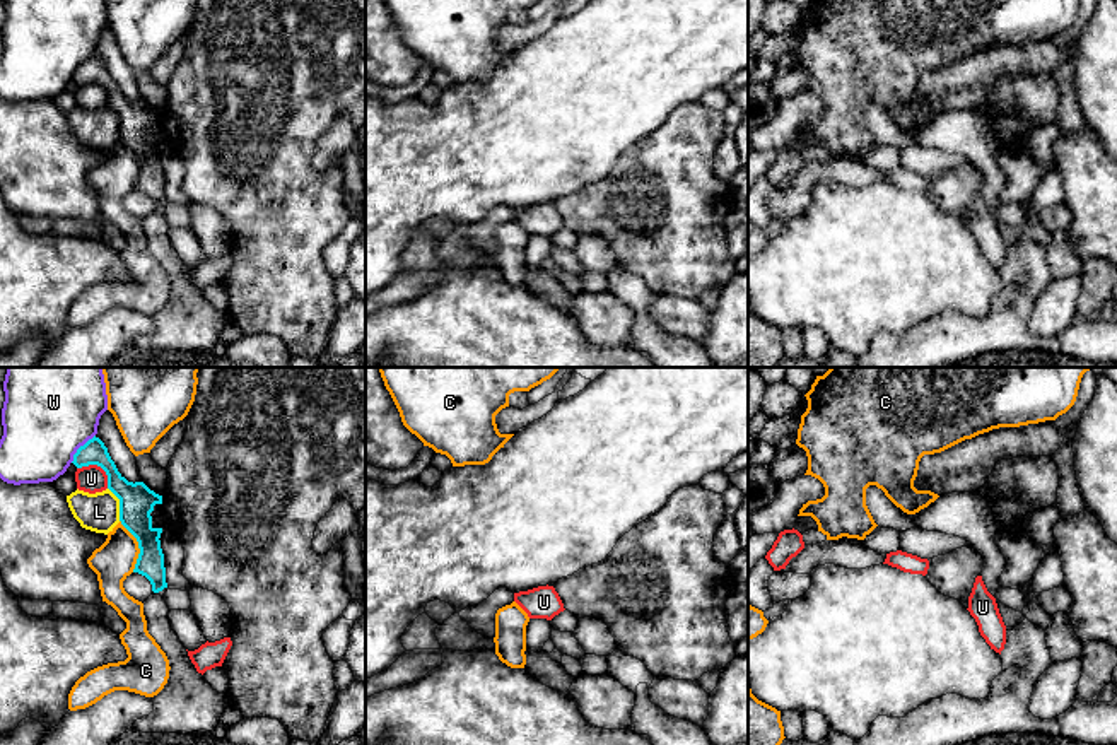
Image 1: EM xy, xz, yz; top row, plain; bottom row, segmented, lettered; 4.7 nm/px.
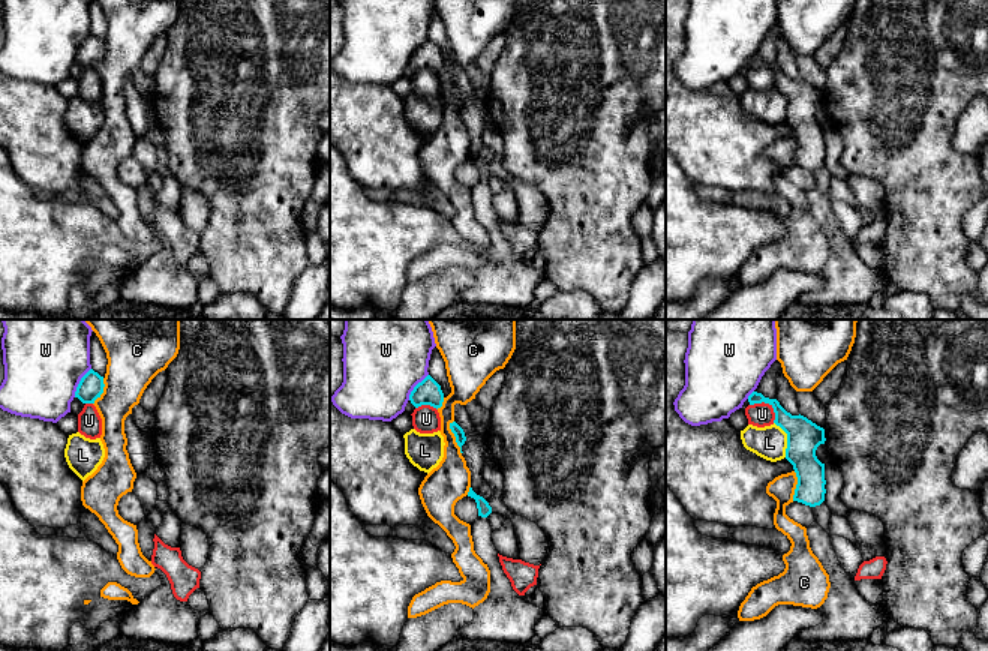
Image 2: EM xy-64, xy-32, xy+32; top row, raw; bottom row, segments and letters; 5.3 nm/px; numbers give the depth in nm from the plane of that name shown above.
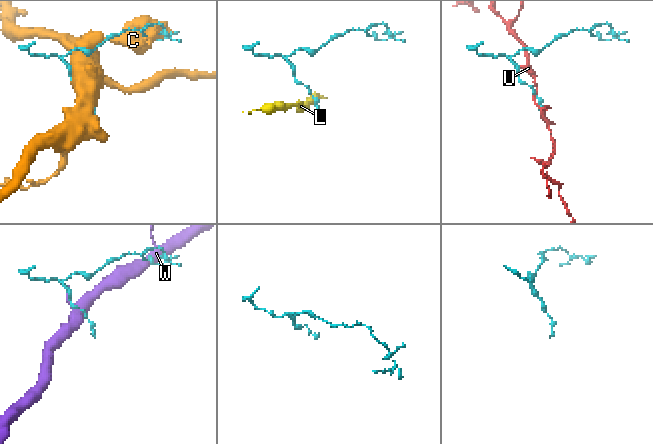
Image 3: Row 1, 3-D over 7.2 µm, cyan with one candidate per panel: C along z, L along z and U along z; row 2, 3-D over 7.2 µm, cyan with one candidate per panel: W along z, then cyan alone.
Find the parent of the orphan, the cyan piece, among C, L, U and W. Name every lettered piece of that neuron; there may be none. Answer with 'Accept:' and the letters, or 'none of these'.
Accept: none of these

